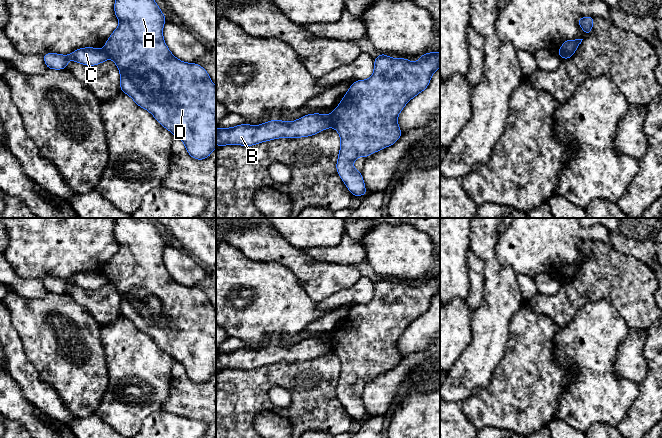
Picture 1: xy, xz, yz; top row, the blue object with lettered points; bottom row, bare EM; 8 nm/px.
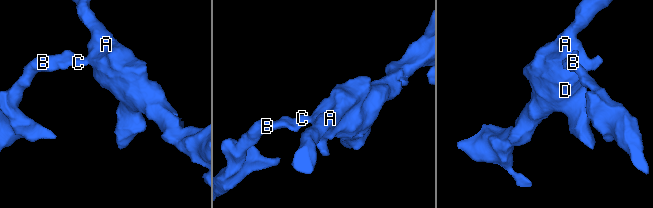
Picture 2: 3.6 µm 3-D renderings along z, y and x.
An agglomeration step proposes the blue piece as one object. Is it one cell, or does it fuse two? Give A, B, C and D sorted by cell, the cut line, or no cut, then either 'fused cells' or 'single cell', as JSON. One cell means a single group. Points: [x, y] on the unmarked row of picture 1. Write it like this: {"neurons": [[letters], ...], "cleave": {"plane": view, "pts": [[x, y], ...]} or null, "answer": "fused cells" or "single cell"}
{"neurons": [["A", "D"], ["B", "C"]], "cleave": {"plane": "xz", "pts": [[328, 339], [332, 350]]}, "answer": "fused cells"}

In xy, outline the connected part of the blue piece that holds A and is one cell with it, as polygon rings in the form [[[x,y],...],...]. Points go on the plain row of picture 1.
[[[117,218],[114,228],[114,236],[119,244],[119,250],[113,255],[104,268],[104,274],[118,291],[120,296],[121,315],[129,319],[139,331],[150,336],[164,352],[181,363],[185,369],[186,375],[192,382],[197,384],[208,382],[216,372],[216,310],[212,307],[208,296],[202,290],[196,287],[183,286],[171,277],[163,262],[163,250],[167,244],[153,221],[149,218]]]

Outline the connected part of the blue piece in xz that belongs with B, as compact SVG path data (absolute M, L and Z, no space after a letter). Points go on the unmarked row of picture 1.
M308 338L292 346L270 344L260 349L240 348L230 352L216 352L216 368L221 372L235 368L253 370L278 362L300 362L315 359L332 351L329 339Z

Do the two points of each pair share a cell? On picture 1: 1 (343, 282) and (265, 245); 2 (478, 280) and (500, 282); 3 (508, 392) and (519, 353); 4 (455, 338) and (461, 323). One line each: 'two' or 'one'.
1: one
2: two
3: one
4: one

